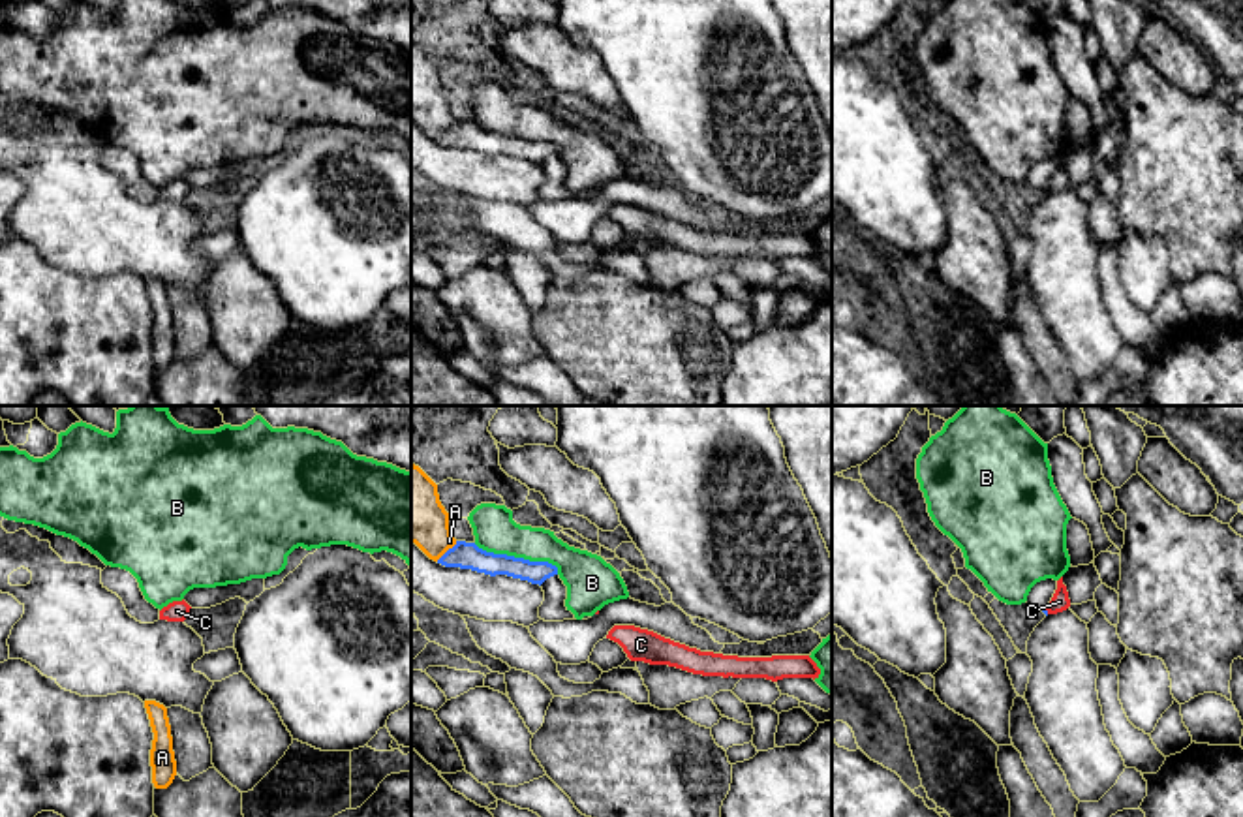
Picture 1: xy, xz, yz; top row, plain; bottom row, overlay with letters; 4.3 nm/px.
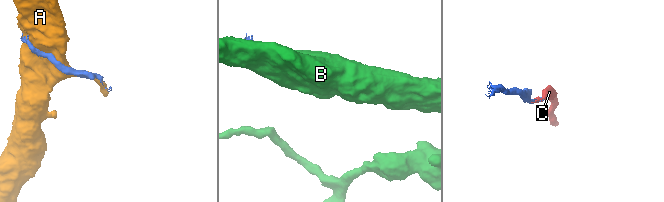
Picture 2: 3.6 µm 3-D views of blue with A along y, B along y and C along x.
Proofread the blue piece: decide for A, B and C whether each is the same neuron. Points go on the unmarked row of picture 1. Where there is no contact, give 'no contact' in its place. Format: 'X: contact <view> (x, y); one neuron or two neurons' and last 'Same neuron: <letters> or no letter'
A: contact xz (447, 130); two neurons
B: contact xz (519, 138); two neurons
C: contact yz (1046, 190); one neuron
Same neuron: C

